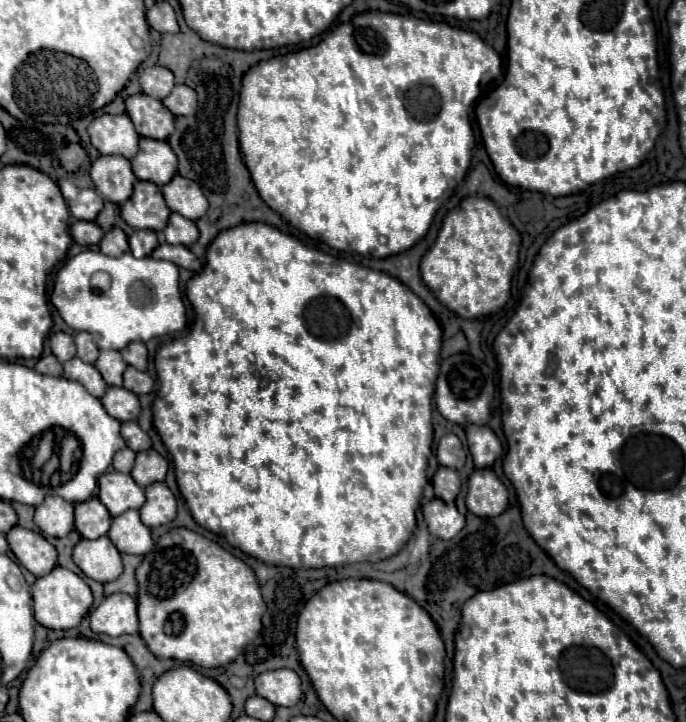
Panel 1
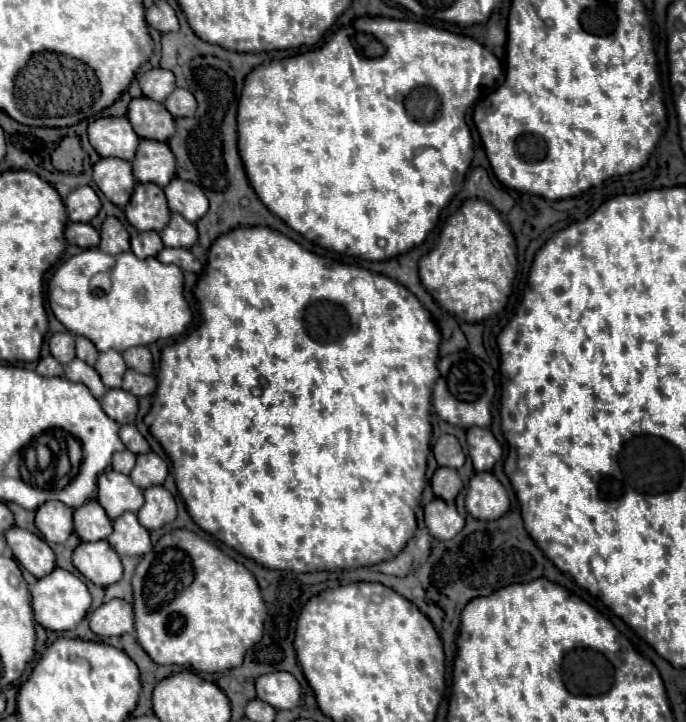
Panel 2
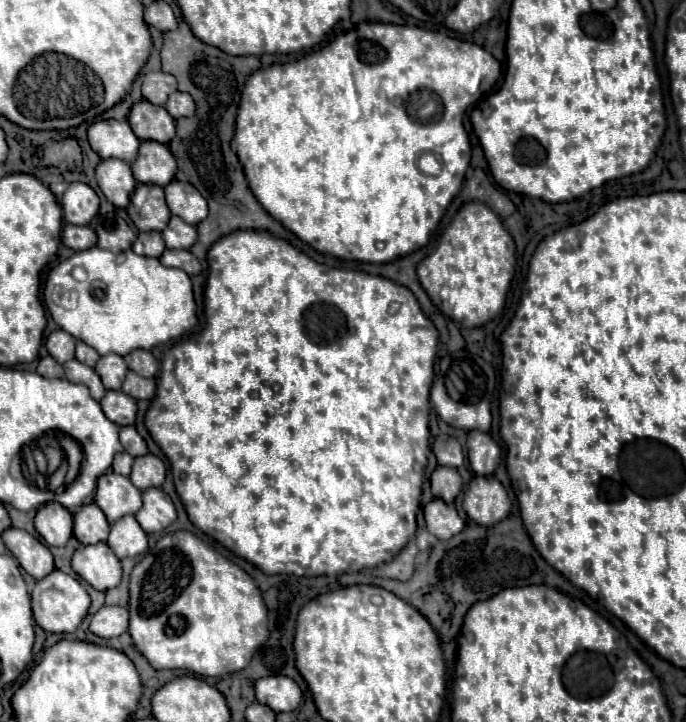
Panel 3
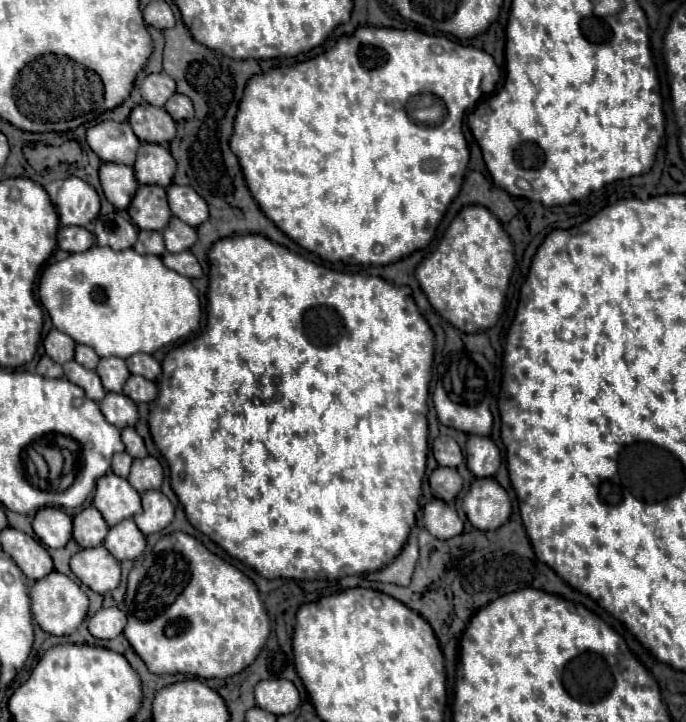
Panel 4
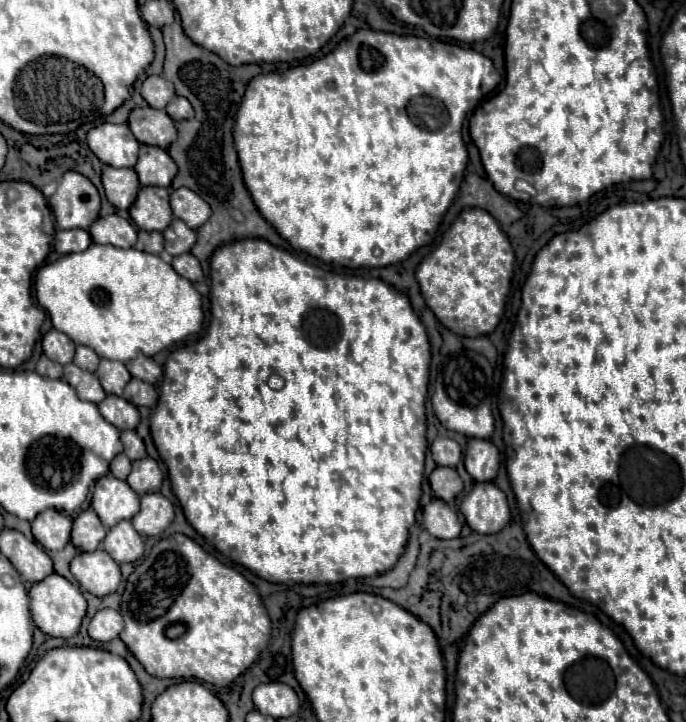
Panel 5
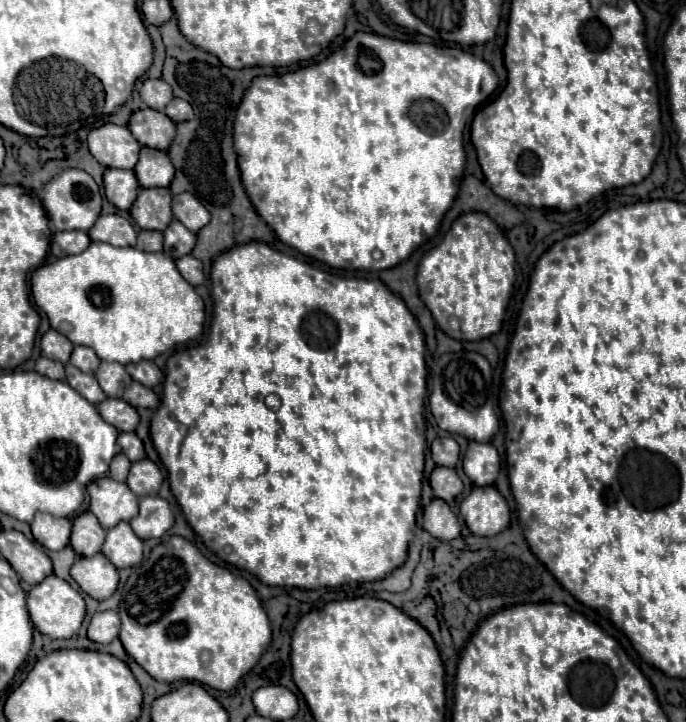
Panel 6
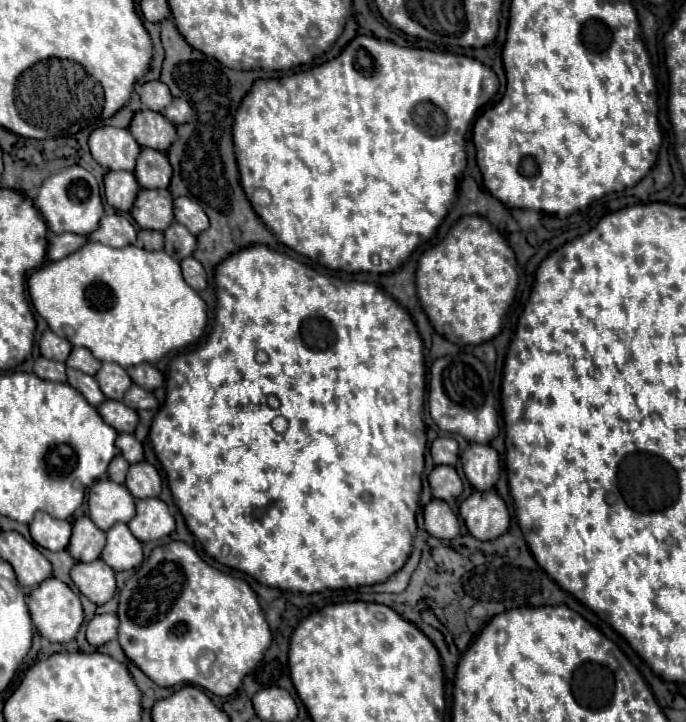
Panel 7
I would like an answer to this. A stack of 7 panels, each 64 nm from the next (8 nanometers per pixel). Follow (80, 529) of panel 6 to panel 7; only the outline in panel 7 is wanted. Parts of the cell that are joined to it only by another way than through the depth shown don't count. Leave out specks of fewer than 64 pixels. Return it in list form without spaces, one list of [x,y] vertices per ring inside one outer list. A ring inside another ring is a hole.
[[[90,516],[76,518],[68,550],[78,562],[92,562],[100,558],[104,544],[106,544],[106,534],[92,522]]]

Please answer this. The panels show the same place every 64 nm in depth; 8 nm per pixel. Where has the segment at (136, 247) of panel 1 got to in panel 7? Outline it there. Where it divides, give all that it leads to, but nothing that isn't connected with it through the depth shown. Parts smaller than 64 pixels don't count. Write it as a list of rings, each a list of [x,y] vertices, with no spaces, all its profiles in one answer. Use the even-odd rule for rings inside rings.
[[[140,230],[136,246],[144,248],[144,250],[162,250],[164,236],[162,236],[162,232],[156,232],[156,230]]]

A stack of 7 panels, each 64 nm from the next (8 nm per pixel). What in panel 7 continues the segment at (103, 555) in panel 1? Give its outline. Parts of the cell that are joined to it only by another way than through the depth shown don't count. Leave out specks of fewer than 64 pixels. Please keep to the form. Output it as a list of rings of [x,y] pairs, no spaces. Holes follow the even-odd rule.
[[[102,558],[74,564],[70,576],[78,590],[94,604],[108,602],[116,592],[116,574],[110,570],[110,566],[106,566],[106,562],[102,562]]]

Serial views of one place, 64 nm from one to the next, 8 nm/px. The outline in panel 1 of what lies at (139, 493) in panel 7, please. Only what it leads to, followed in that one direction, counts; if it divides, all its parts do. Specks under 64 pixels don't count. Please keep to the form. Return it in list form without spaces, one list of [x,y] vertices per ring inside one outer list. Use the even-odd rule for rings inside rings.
[[[146,450],[142,454],[136,454],[136,464],[132,468],[132,478],[142,486],[150,486],[154,482],[162,482],[168,472],[168,462],[154,450]]]

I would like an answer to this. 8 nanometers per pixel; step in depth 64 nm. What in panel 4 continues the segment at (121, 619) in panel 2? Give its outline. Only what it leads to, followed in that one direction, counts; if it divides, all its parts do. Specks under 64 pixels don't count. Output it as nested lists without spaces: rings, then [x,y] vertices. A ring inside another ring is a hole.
[[[100,608],[88,624],[88,630],[92,636],[108,640],[108,638],[116,638],[118,634],[122,634],[122,630],[126,628],[126,612],[122,608]]]

